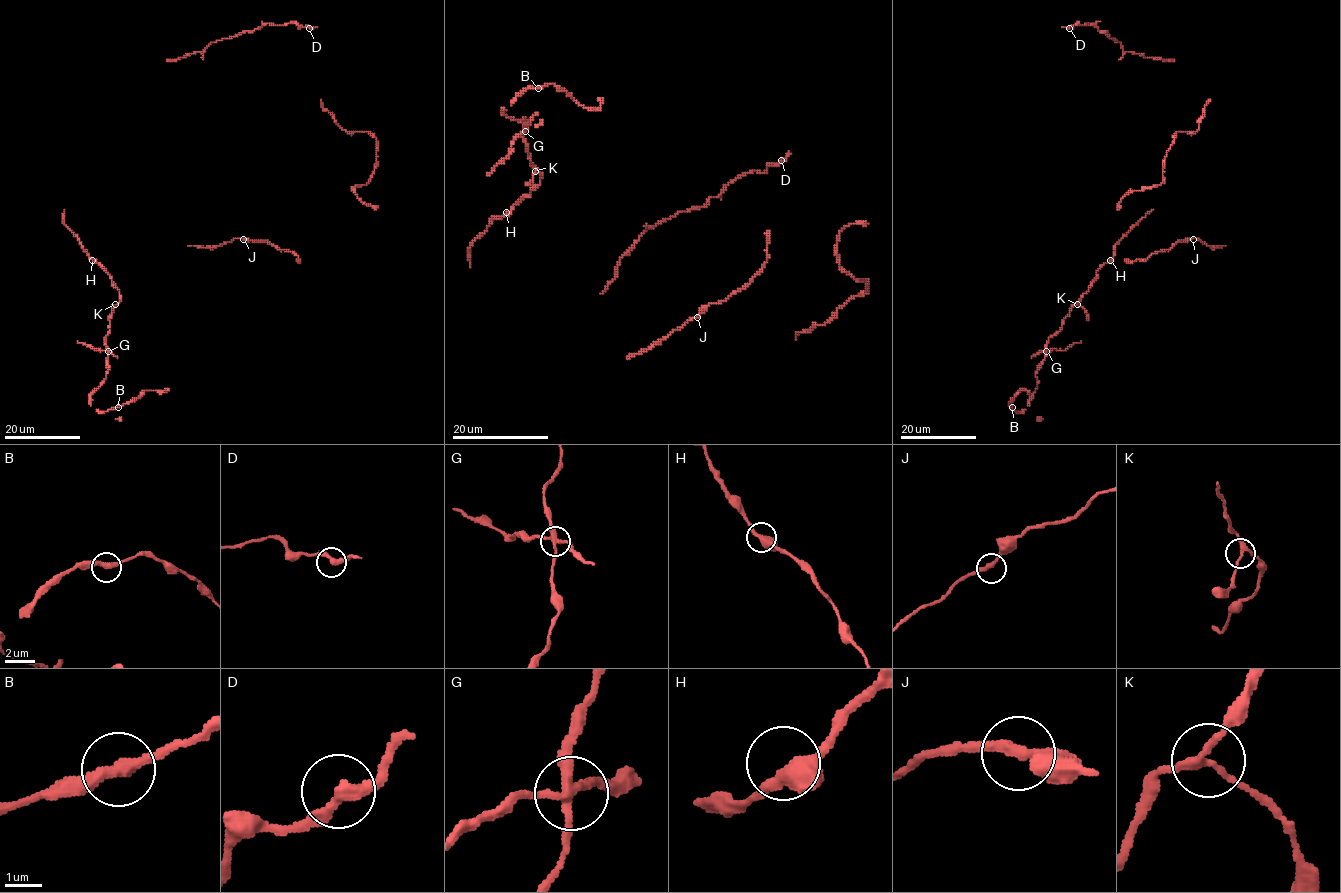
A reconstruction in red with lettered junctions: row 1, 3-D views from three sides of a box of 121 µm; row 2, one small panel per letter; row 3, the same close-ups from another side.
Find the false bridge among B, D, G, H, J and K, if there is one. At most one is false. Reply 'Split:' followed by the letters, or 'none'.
Split: G

